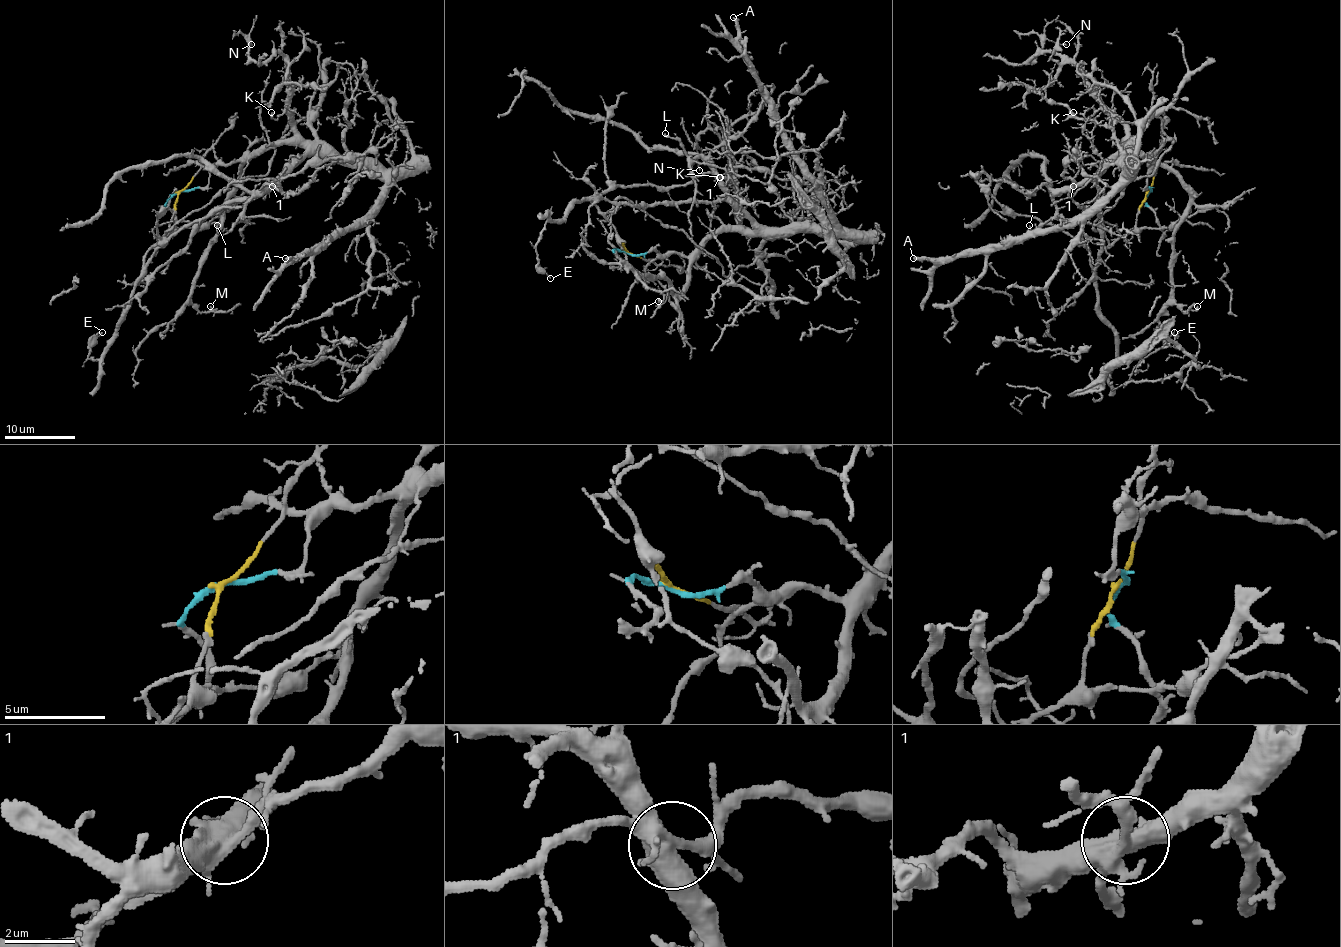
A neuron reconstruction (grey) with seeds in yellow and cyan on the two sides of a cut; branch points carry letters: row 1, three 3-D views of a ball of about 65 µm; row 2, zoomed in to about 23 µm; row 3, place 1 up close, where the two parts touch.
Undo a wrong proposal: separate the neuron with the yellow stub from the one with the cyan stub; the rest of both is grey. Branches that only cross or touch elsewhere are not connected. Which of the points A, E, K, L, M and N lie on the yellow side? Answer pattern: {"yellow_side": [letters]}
{"yellow_side": ["E"]}

